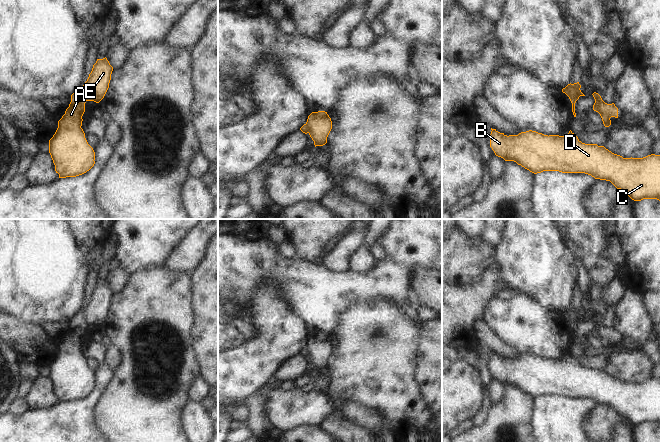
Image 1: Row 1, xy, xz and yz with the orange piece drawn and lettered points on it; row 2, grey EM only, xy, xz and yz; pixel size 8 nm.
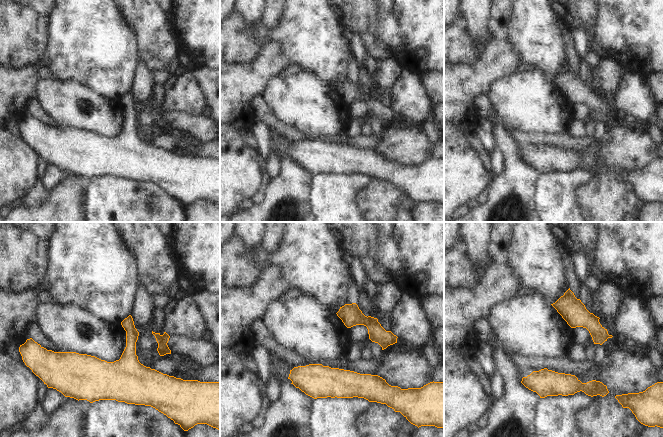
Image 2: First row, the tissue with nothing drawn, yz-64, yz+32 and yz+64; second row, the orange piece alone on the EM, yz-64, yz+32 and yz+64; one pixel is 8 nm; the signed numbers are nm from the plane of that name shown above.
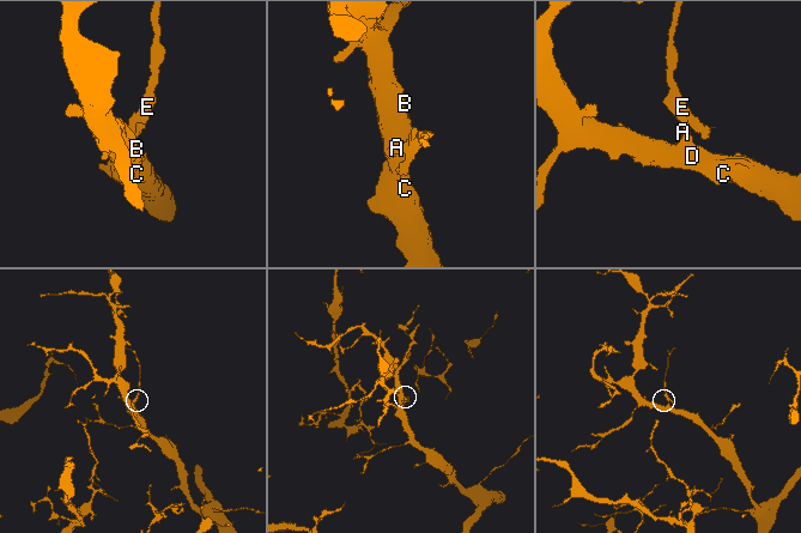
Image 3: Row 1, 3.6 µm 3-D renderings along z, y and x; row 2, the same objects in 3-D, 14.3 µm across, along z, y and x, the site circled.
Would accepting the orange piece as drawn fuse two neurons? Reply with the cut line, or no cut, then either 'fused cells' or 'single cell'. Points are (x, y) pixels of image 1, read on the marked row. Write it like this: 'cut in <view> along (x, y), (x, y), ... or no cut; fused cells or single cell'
cut in xy along (82, 86), (87, 100); fused cells

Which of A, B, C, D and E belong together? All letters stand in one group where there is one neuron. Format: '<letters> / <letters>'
A B C D / E

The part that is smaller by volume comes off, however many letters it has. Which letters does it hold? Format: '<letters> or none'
E

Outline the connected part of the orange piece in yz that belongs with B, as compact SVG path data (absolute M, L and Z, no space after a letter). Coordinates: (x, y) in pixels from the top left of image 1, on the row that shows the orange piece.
M491 128L491 130L490 147L495 155L505 161L514 161L534 174L543 171L585 173L595 179L610 181L634 201L643 199L660 201L660 155L651 154L643 158L623 158L604 146L582 143L571 130L565 136L548 136L532 130L507 136L496 129Z

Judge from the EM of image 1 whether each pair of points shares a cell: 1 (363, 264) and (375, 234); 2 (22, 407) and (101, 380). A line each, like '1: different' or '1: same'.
1: same
2: different

